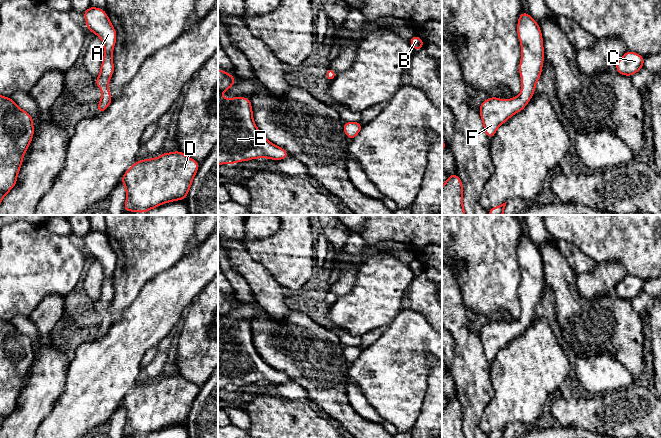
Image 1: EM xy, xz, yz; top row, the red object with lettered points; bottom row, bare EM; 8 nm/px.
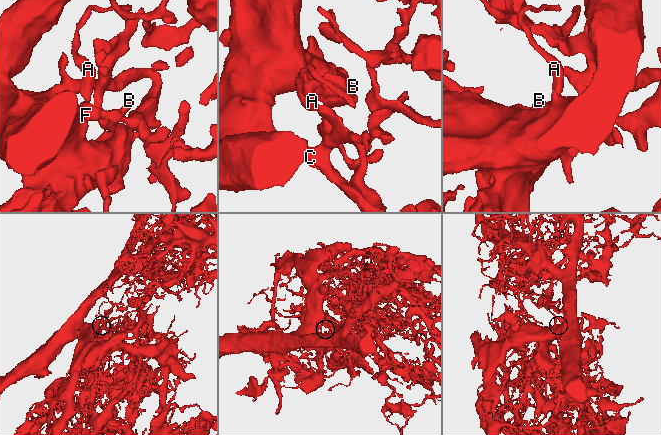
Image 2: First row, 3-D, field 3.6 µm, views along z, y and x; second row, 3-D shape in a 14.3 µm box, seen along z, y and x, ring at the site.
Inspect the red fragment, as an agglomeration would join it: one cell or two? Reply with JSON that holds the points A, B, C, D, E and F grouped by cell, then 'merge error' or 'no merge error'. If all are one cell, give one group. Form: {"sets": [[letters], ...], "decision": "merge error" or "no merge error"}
{"sets": [["A", "B", "C", "D", "E", "F"]], "decision": "no merge error"}

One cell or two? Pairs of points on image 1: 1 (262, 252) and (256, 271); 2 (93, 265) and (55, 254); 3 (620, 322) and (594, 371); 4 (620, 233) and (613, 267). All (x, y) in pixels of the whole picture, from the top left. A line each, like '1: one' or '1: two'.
1: two
2: two
3: two
4: two

